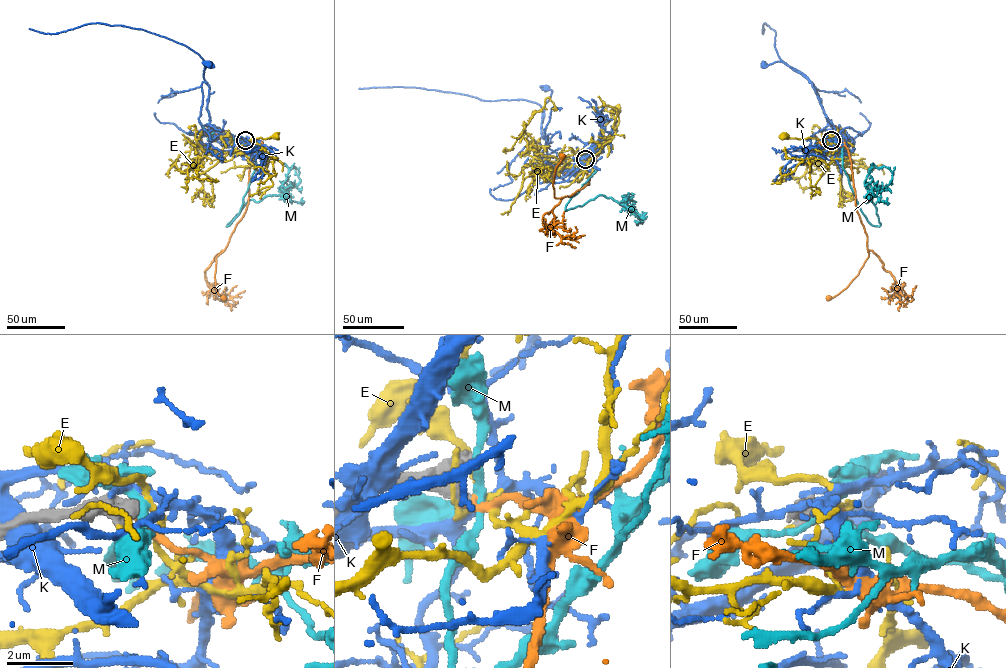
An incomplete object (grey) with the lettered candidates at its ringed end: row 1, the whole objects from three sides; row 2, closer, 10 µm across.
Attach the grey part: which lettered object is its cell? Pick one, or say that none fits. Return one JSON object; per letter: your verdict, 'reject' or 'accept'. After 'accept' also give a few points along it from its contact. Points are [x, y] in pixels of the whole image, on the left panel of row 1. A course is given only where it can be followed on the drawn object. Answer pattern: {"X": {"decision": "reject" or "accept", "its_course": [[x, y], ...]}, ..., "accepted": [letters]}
{"E": {"decision": "reject"}, "F": {"decision": "accept", "its_course": [[245, 140], [250, 160], [248, 204], [225, 249], [216, 258], [215, 287], [223, 297]]}, "K": {"decision": "reject"}, "M": {"decision": "reject"}, "accepted": ["F"]}

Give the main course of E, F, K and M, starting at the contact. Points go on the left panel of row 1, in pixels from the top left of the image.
E: (245, 141), (275, 137)
F: (245, 140), (250, 160), (248, 204), (225, 249), (216, 258), (215, 287), (223, 297)
K: (244, 140), (221, 135), (209, 125), (207, 109), (209, 87), (203, 74), (207, 61), (213, 66), (209, 65)
M: (245, 140), (256, 168), (240, 212), (226, 226), (248, 201), (282, 195), (296, 186), (300, 180), (293, 168)

